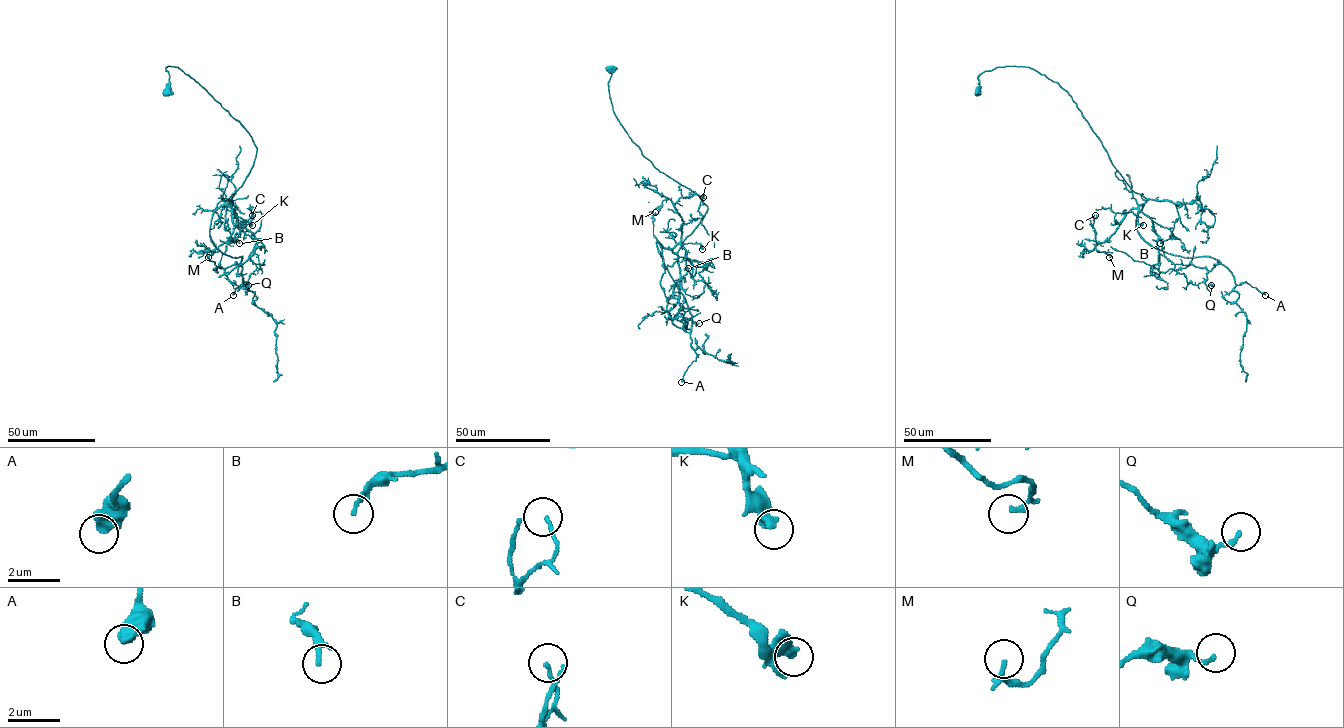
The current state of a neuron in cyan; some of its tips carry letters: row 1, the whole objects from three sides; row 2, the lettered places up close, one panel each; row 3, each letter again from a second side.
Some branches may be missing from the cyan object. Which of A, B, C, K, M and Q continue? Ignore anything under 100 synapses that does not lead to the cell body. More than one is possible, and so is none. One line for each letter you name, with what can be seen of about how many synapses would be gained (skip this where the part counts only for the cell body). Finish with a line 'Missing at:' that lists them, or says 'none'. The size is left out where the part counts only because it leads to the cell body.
Missing at: none

